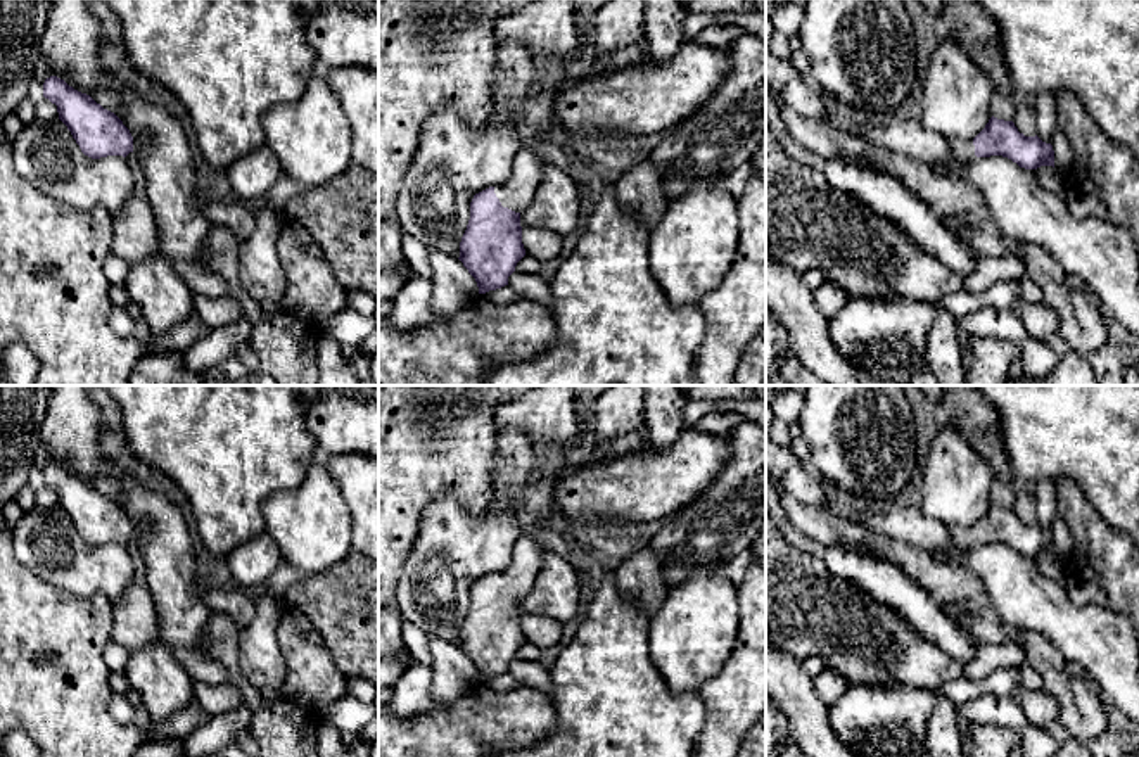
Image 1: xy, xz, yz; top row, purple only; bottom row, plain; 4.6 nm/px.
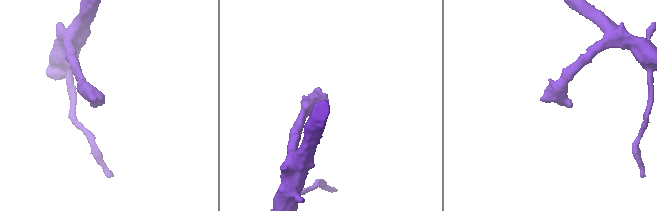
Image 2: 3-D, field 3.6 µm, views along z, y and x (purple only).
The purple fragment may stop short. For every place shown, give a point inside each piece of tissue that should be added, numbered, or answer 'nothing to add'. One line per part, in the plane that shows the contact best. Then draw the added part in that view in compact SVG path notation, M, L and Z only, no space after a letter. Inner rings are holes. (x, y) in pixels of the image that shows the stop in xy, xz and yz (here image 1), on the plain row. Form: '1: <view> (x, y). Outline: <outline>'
1: xz (515, 581). Outline: M520 536L513 546L510 565L494 574L494 581L503 595L522 600L532 588L541 567L544 550L532 538Z

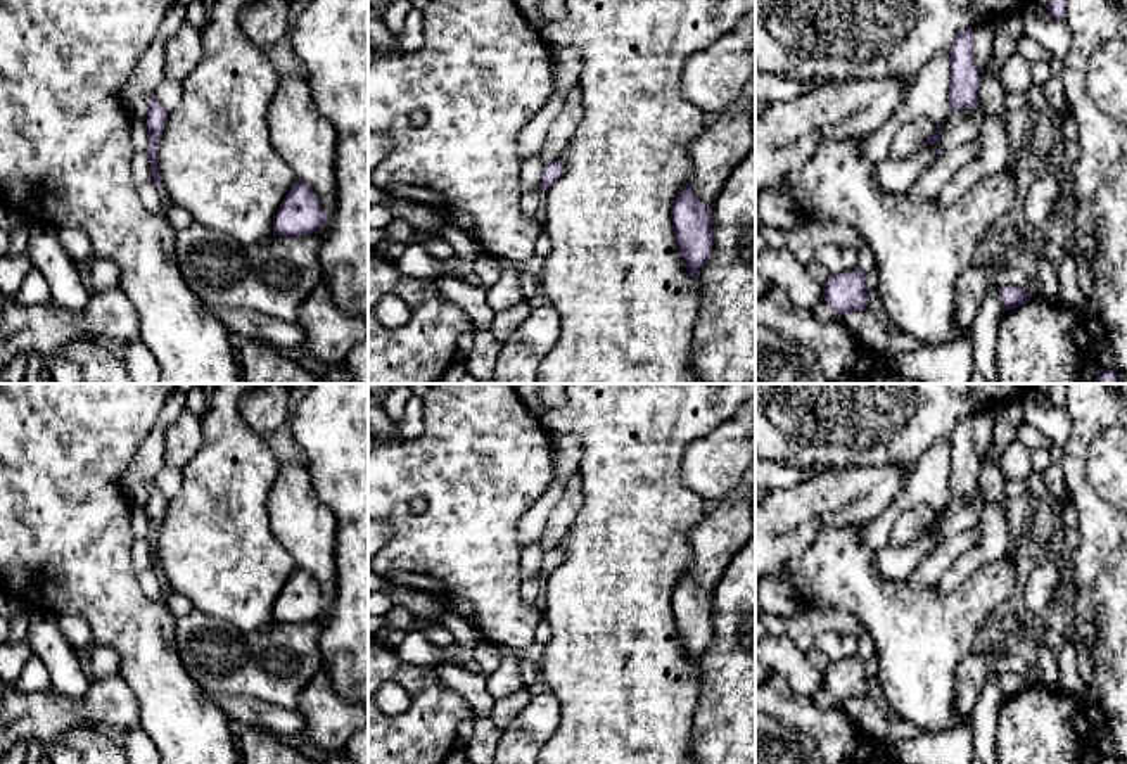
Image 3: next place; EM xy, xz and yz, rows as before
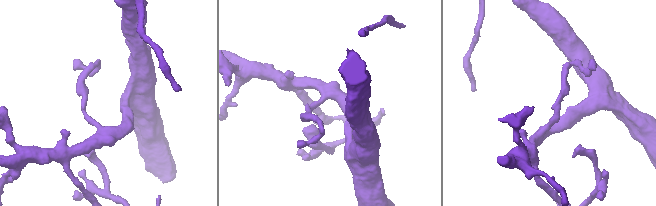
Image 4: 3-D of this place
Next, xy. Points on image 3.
nothing to add

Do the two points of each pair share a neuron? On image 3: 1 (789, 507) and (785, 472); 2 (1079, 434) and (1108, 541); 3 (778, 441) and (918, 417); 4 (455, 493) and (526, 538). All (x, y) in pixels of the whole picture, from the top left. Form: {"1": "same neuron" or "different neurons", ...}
{"1": "different neurons", "2": "same neuron", "3": "same neuron", "4": "different neurons"}

